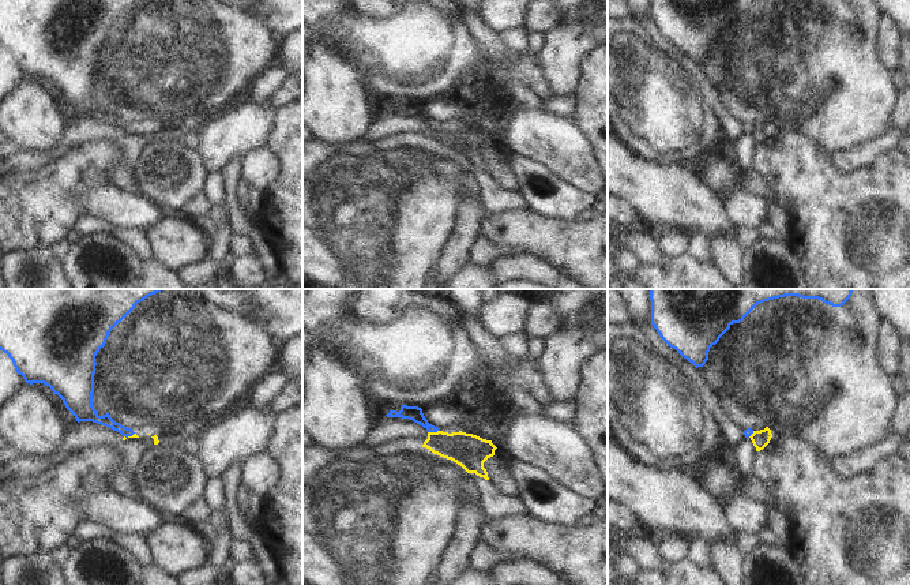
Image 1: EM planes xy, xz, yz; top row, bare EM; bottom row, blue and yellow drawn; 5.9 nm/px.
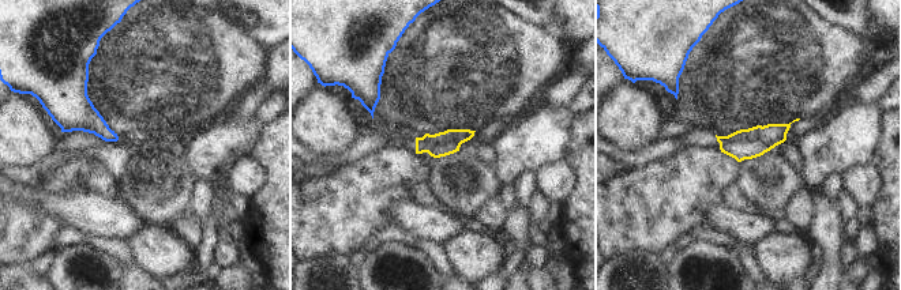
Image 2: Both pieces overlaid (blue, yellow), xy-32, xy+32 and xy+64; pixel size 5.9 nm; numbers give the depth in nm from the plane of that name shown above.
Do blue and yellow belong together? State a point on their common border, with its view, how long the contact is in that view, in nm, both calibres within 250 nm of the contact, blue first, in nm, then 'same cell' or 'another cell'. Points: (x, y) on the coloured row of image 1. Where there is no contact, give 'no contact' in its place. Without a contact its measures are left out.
contact xz (433, 431); length 70 nm; calibres 90 and 200 nm; another cell

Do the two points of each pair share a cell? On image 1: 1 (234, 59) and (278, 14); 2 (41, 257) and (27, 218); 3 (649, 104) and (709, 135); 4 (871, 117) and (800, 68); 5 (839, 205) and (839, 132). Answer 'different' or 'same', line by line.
1: different
2: different
3: same
4: same
5: different

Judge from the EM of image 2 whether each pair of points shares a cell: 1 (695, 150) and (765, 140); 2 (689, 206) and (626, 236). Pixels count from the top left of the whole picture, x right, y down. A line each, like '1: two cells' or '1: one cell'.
1: two cells
2: one cell

